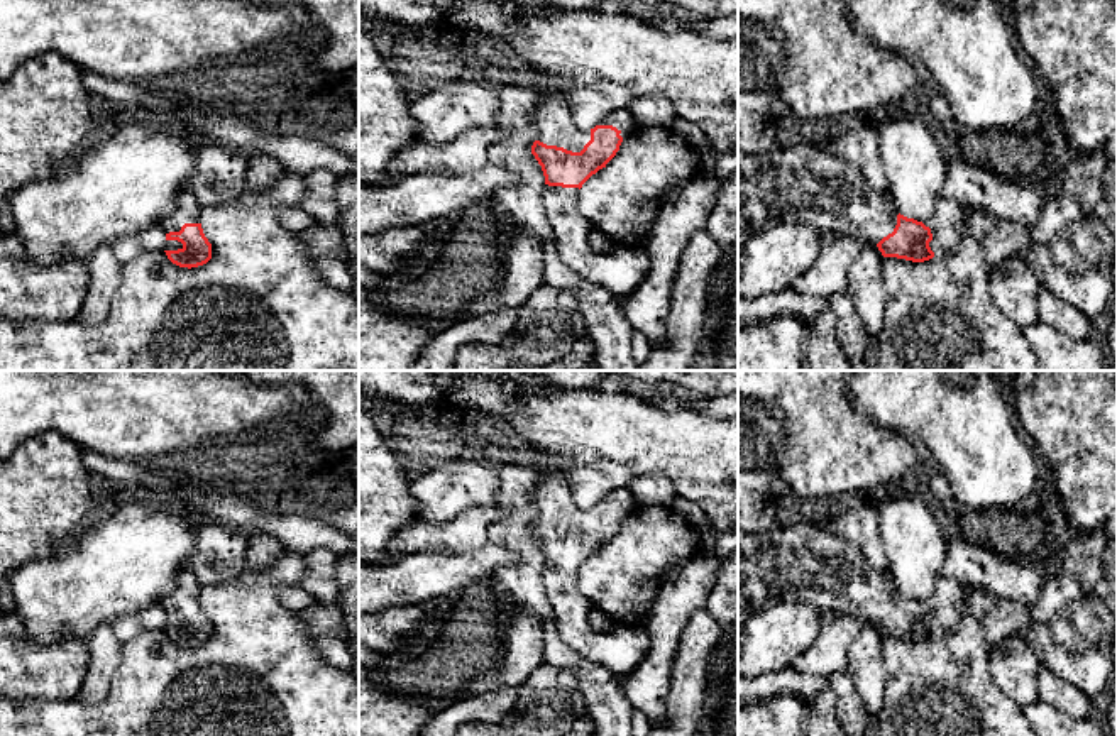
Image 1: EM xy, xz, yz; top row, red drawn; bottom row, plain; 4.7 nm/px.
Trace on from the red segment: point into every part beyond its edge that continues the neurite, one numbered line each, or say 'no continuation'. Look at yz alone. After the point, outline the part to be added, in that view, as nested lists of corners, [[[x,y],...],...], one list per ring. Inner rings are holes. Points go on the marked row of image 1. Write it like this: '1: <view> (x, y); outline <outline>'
1: yz (806, 183); outline [[[794,144],[762,156],[738,152],[738,252],[755,232],[785,222],[809,223],[821,235],[853,235],[877,245],[894,232],[897,215],[889,193],[872,189],[860,169],[824,147]]]
2: yz (948, 224); outline [[[941,198],[933,217],[924,223],[931,228],[929,242],[934,259],[951,255],[960,242],[968,237],[966,218],[973,211],[988,211],[987,208],[966,206],[948,198]]]

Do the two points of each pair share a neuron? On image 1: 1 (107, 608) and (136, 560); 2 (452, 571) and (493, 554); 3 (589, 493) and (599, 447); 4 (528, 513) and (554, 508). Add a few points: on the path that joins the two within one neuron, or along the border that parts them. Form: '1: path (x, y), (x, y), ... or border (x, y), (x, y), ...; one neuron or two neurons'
1: path (107, 596), (107, 589), (124, 572); one neuron
2: path (462, 569), (483, 564); one neuron
3: border (572, 466), (621, 462), (635, 474); two neurons
4: border (533, 506), (532, 533), (544, 550); two neurons

